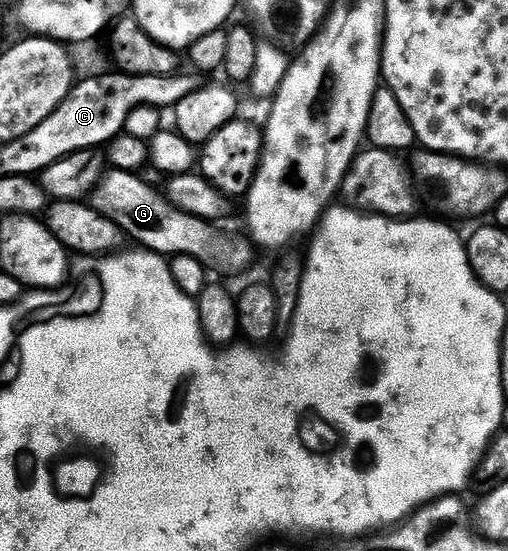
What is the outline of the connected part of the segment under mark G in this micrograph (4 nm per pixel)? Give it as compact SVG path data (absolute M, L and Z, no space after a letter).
M108 170L89 196L89 203L95 211L115 223L126 238L128 235L139 242L136 244L140 248L156 251L164 257L197 257L204 267L223 275L239 275L254 261L256 248L250 238L226 235L215 228L218 226L214 222L178 211L160 188L158 191L139 178L143 177L129 171Z

